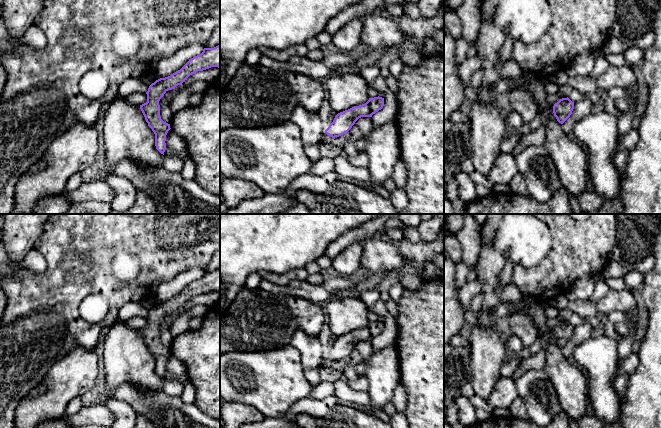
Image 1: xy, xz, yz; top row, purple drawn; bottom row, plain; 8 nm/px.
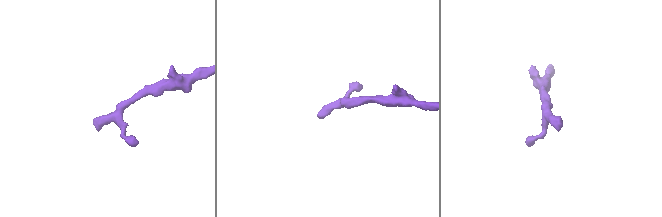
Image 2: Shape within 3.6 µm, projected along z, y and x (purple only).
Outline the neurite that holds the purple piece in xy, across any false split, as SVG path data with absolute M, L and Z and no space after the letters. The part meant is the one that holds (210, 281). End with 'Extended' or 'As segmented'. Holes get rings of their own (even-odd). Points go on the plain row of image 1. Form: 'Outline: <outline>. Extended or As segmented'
Outline: M220 269L214 272L204 272L200 279L191 282L180 294L168 301L156 304L149 310L146 316L147 326L140 329L140 333L148 350L155 358L155 370L161 378L164 379L166 359L171 352L170 348L160 341L160 323L168 314L181 309L190 299L211 291L220 292Z. As segmented

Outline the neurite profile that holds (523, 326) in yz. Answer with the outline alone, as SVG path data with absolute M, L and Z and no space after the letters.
M523 313L509 315L509 326L512 334L518 336L524 347L530 347L537 339L537 328L534 320Z

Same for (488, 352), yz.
M474 325L470 338L472 385L474 393L485 401L501 377L500 368L505 362L506 346L495 327Z

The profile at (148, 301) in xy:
M153 294L146 295L139 300L140 305L144 308L150 310L152 307L156 305L156 299Z

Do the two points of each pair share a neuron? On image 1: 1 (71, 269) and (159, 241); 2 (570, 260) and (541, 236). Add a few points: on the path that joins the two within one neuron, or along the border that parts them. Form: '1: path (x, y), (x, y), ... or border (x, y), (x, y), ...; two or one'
1: path (93, 247), (99, 241), (137, 241); one
2: border (546, 224), (551, 235), (551, 248), (544, 258); two

